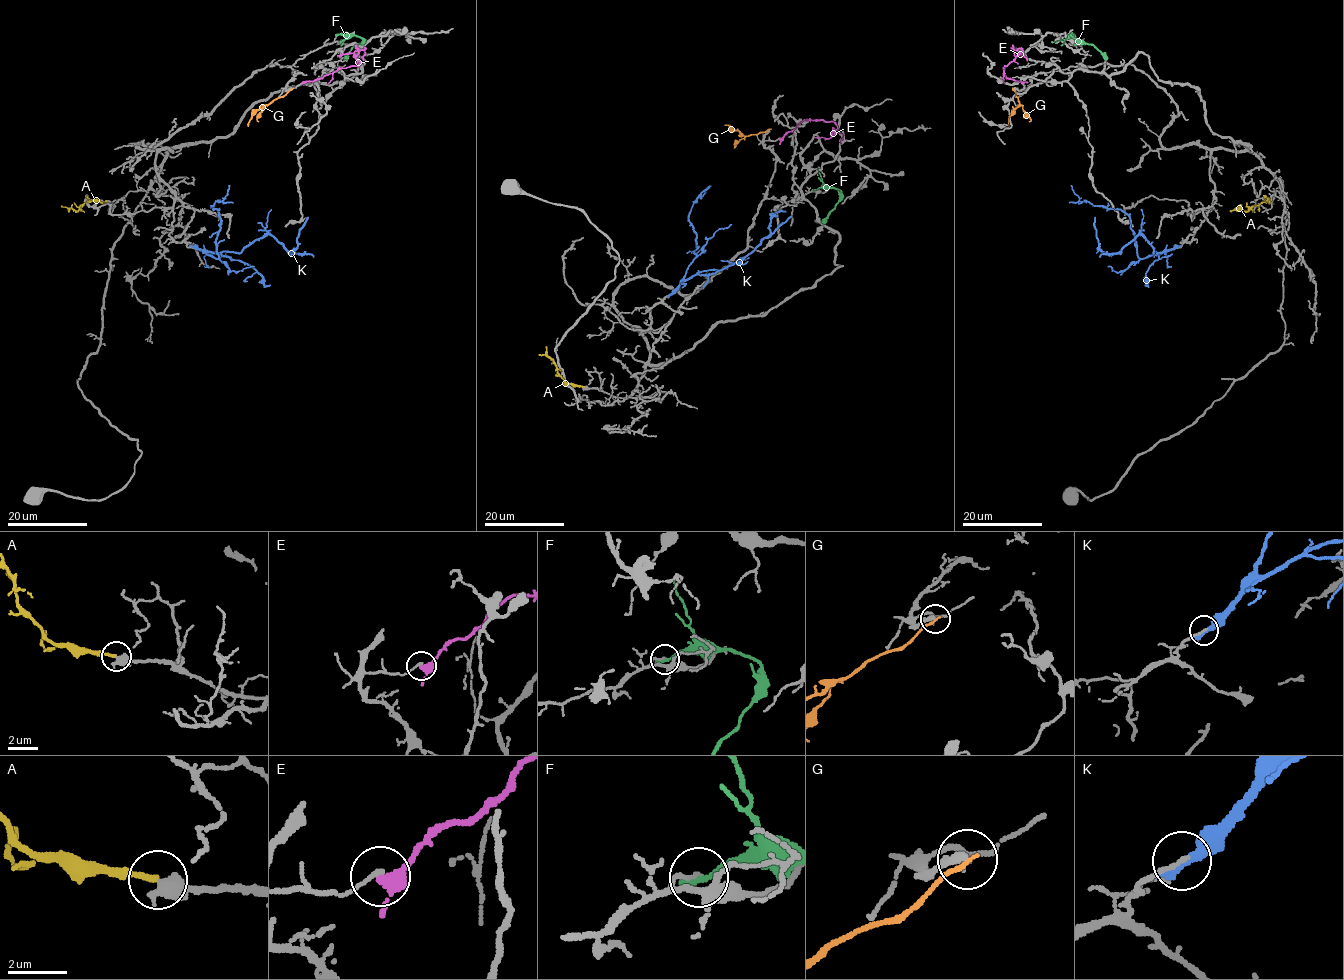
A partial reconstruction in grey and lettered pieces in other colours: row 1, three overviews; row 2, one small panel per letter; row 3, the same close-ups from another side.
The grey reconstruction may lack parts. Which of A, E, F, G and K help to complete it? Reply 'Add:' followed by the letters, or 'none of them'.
Add: A

